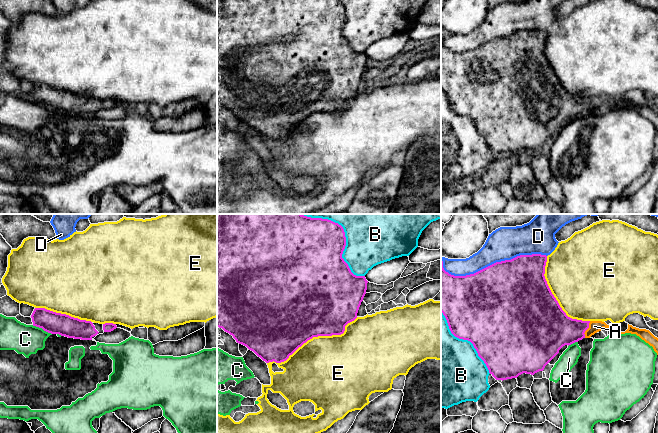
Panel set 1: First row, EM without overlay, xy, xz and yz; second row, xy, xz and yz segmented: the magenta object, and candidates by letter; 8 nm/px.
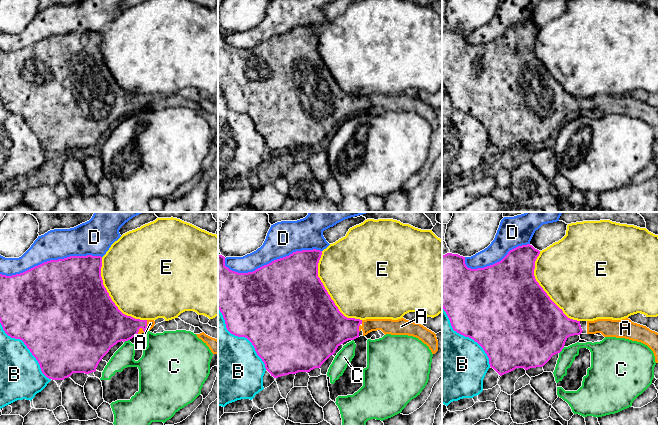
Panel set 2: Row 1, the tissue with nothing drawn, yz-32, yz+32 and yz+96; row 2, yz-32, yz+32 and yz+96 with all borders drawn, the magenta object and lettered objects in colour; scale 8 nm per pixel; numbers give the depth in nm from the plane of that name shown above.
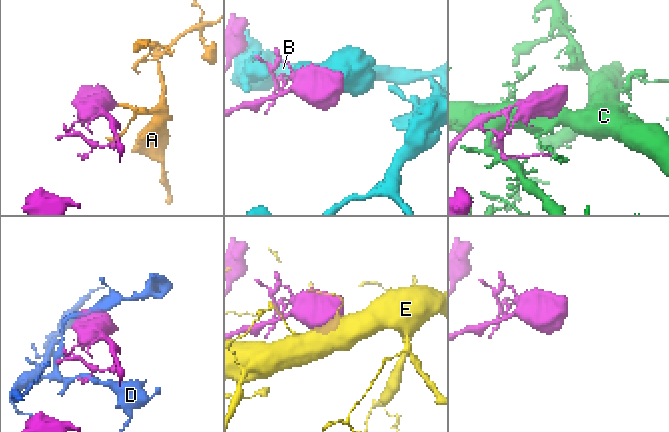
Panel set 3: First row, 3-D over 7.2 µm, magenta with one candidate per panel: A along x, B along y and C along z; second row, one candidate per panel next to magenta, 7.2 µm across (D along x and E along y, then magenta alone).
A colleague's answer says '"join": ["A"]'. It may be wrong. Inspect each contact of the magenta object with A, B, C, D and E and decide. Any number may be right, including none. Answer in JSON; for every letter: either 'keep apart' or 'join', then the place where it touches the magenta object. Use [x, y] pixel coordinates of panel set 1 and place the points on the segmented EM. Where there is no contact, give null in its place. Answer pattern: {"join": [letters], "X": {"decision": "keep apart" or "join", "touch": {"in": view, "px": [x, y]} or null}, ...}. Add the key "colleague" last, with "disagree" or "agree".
{"join": ["A"], "A": {"decision": "join", "touch": {"in": "yz", "px": [587, 328]}}, "B": {"decision": "keep apart", "touch": {"in": "xz", "px": [344, 235]}}, "C": {"decision": "keep apart", "touch": {"in": "xy", "px": [42, 328]}}, "D": {"decision": "keep apart", "touch": {"in": "yz", "px": [490, 265]}}, "E": {"decision": "keep apart", "touch": {"in": "xz", "px": [314, 336]}}, "colleague": "agree"}

